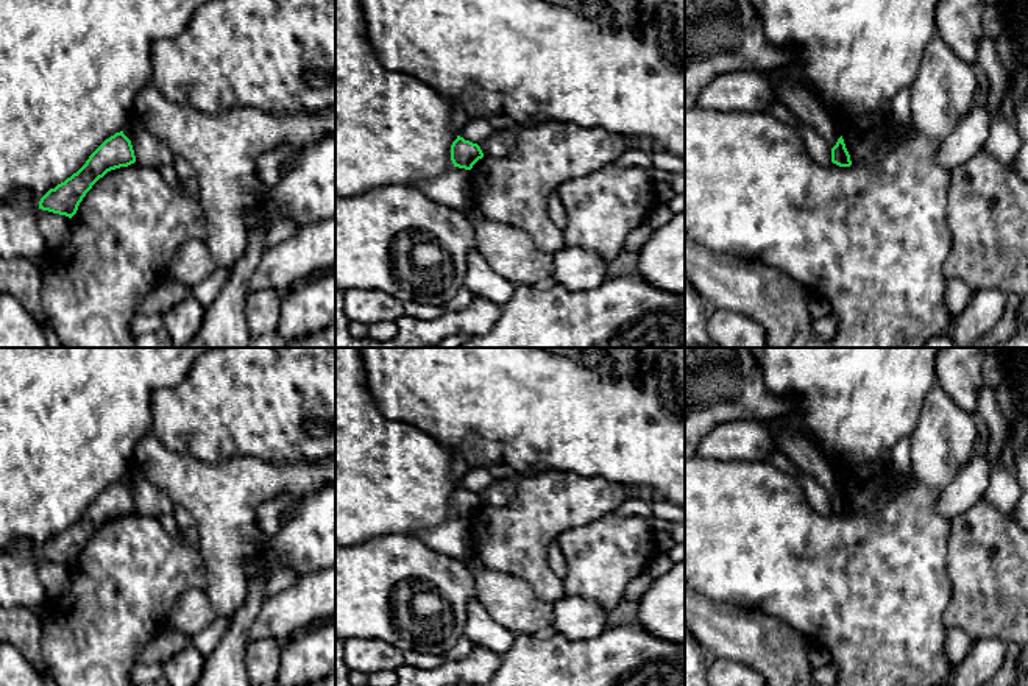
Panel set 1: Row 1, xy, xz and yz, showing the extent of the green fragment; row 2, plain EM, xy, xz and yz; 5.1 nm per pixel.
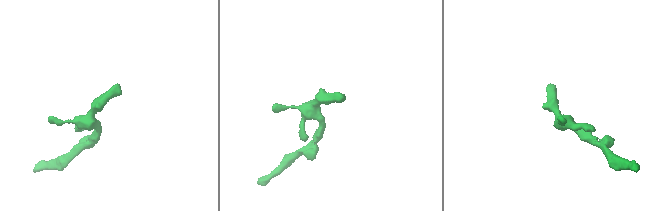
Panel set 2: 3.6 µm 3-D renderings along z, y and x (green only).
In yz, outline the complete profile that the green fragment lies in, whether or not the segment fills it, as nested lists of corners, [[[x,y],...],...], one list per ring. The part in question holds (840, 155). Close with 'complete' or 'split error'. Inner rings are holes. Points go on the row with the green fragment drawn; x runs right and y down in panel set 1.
[[[842,136],[838,139],[836,145],[831,148],[831,162],[839,167],[850,167],[850,154],[845,148]]] | complete

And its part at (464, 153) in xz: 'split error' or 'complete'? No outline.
complete

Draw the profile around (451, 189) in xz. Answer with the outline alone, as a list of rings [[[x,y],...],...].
[[[452,167],[440,176],[420,181],[420,187],[431,200],[459,212],[474,209],[474,200],[470,187],[470,170]]]

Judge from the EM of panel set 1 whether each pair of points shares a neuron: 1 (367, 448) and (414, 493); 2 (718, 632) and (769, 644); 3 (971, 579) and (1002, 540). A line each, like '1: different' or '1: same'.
1: same
2: same
3: same

